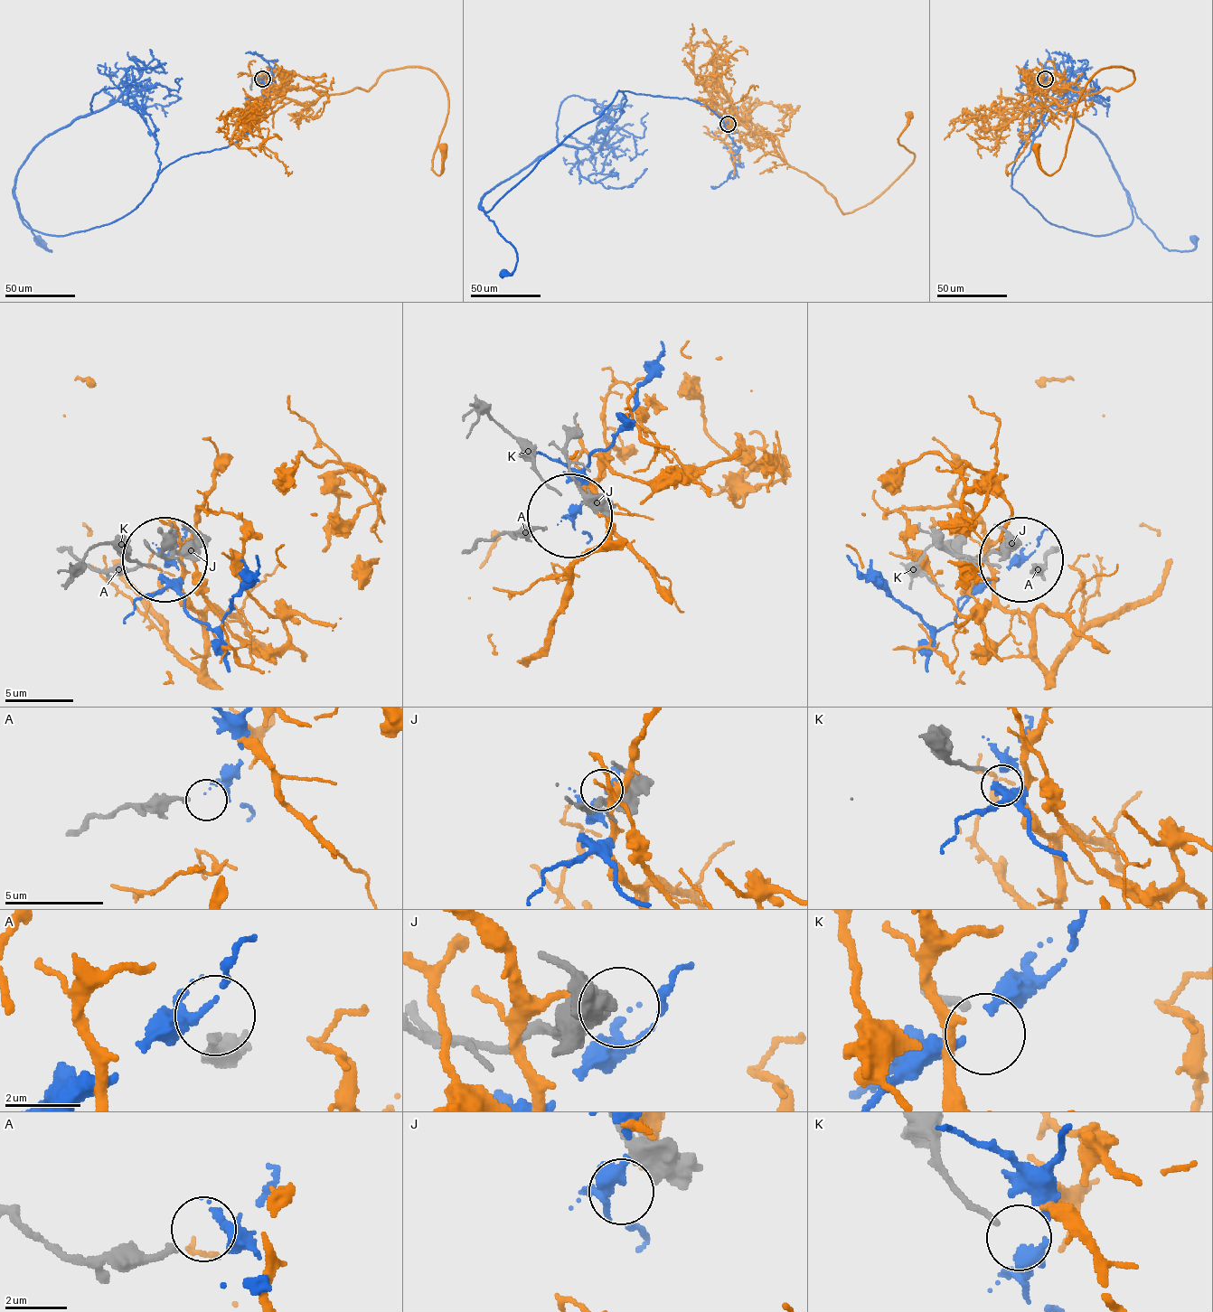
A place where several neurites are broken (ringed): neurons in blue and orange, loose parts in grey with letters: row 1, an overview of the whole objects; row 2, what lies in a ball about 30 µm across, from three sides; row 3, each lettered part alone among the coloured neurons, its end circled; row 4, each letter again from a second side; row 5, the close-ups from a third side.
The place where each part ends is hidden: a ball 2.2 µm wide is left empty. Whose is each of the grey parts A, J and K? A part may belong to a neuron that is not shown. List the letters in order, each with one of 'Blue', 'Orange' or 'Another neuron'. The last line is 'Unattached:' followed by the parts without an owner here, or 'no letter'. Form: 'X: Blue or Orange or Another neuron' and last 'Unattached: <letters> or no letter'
A: Blue
J: Another neuron
K: Another neuron
Unattached: J, K

